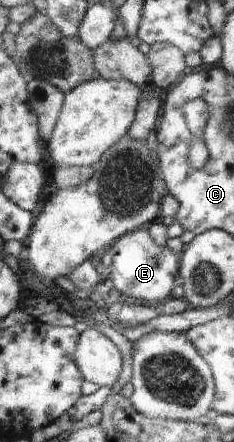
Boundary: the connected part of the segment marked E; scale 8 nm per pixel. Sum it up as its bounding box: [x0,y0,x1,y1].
[108,230,180,304]

